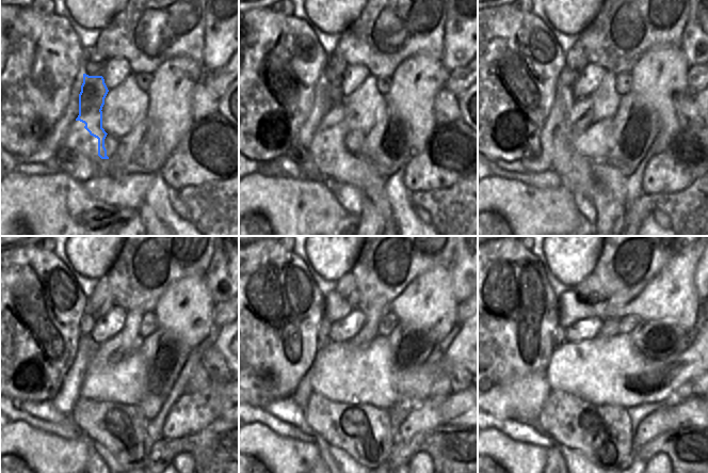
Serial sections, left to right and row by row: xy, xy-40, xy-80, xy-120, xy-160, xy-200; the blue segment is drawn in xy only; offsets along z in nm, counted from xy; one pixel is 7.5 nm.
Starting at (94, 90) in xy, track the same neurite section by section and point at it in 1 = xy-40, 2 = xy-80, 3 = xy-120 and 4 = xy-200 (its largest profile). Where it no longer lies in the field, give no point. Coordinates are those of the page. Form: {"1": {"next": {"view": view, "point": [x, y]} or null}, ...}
{"1": {"next": {"view": "xy-40", "point": [334, 121]}}, "2": {"next": {"view": "xy-80", "point": [580, 116]}}, "3": {"next": {"view": "xy-120", "point": [110, 351]}}, "4": {"next": {"view": "xy-200", "point": [610, 328]}}}

